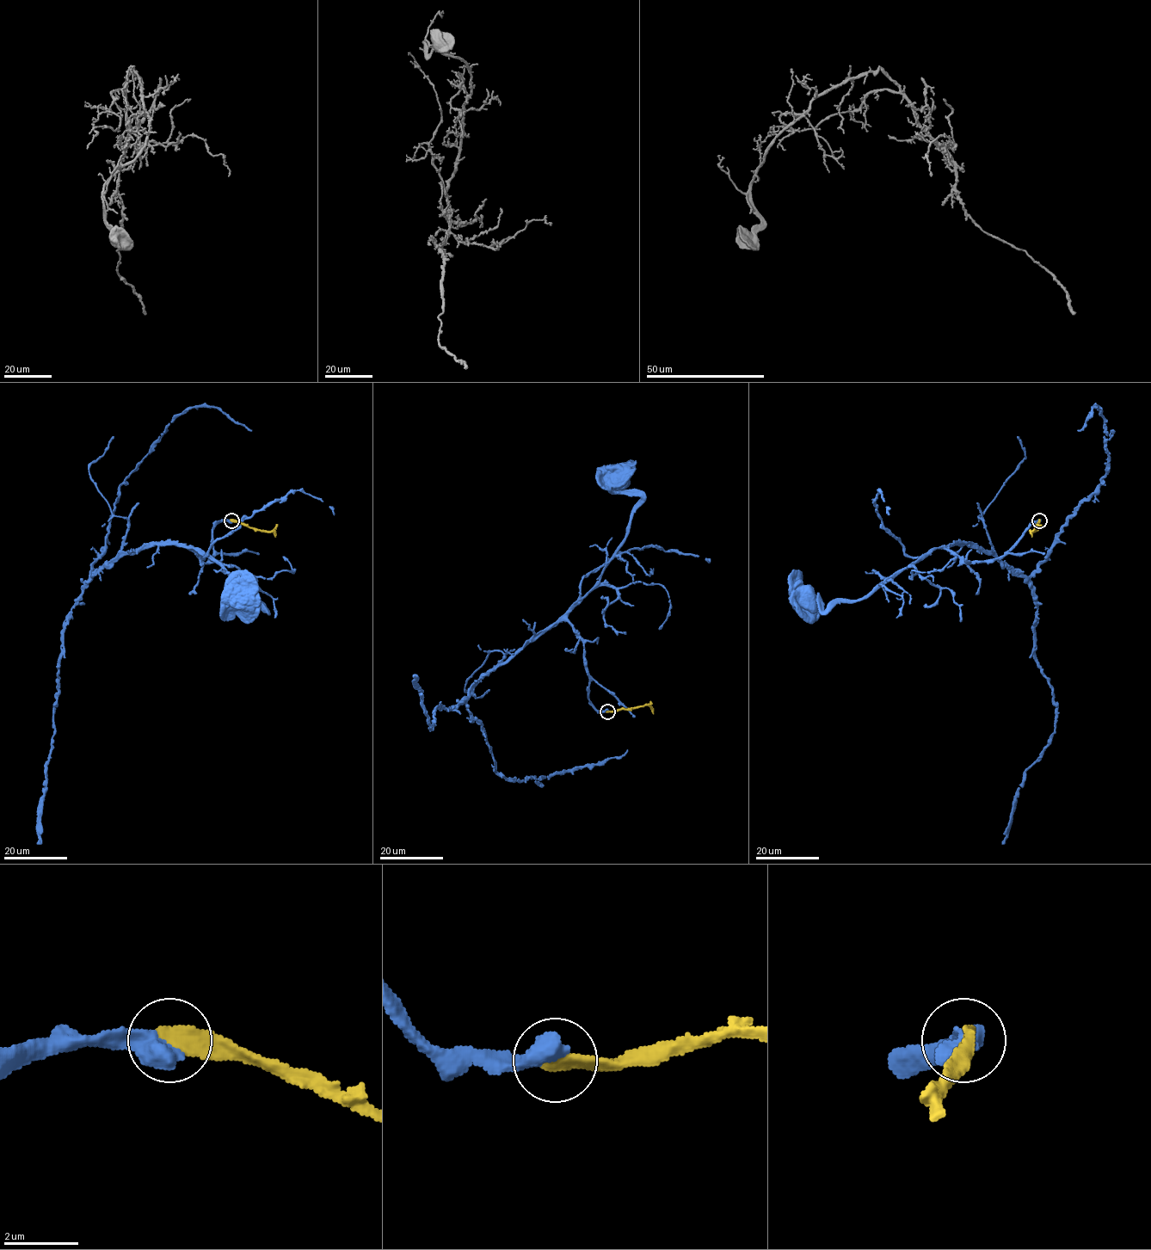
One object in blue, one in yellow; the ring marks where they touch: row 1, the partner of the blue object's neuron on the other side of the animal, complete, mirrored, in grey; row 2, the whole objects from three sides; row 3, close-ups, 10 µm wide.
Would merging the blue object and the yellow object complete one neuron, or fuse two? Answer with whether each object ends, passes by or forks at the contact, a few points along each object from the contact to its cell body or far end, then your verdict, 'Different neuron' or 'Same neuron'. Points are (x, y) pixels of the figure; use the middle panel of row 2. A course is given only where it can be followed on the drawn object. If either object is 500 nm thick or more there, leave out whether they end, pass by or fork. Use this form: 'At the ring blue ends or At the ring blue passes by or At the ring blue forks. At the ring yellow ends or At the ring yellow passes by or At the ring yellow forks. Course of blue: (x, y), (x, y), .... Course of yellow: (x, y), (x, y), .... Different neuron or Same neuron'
Course of blue: (606, 711), (589, 700), (584, 643), (567, 613), (599, 581), (641, 502), (640, 496), (612, 489), (618, 477). Course of yellow: (606, 711), (648, 705), (653, 713). Same neuron

